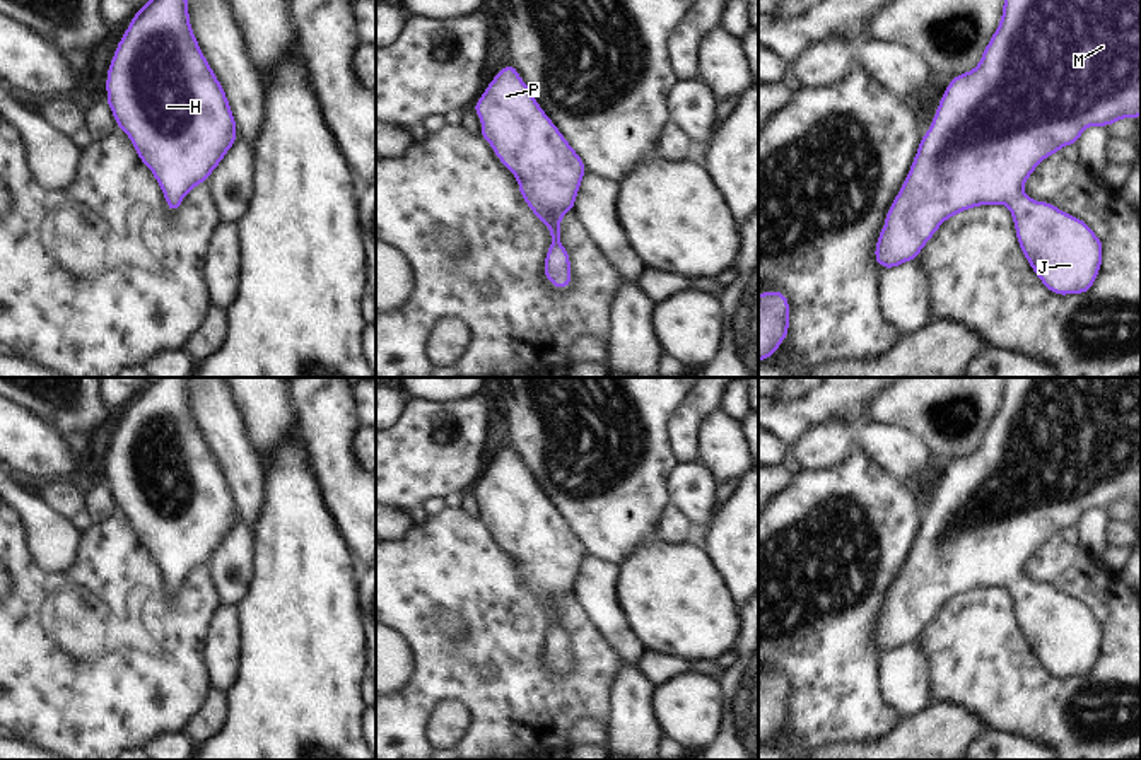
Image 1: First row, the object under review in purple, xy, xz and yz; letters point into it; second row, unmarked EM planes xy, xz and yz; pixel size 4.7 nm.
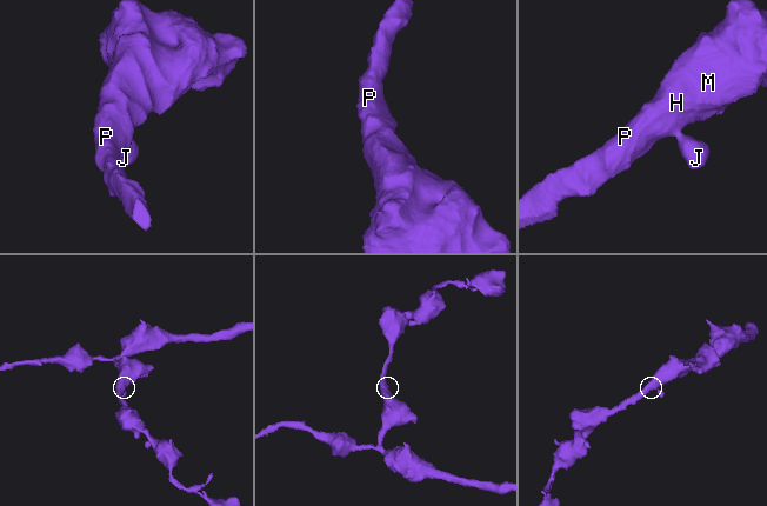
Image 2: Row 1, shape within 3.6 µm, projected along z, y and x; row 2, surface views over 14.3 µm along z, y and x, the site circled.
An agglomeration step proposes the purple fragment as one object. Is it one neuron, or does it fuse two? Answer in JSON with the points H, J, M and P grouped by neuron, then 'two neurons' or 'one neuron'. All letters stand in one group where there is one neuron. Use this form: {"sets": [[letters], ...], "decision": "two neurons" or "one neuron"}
{"sets": [["H", "J", "M", "P"]], "decision": "one neuron"}

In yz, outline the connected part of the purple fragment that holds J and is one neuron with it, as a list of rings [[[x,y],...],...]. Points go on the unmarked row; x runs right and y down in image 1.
[[[1004,377],[1003,398],[998,412],[989,422],[979,447],[965,456],[958,456],[950,463],[939,482],[933,506],[926,517],[921,519],[919,531],[909,552],[909,557],[890,588],[885,608],[878,618],[875,630],[875,644],[886,652],[912,644],[922,634],[926,625],[936,617],[939,608],[950,599],[980,588],[1008,588],[1016,611],[1016,623],[1040,664],[1047,673],[1057,678],[1085,676],[1095,668],[1095,661],[1102,651],[1103,628],[1091,610],[1049,584],[1035,584],[1023,576],[1025,564],[1033,557],[1035,550],[1062,529],[1078,526],[1081,516],[1088,509],[1110,509],[1122,500],[1141,499],[1141,377]]]

